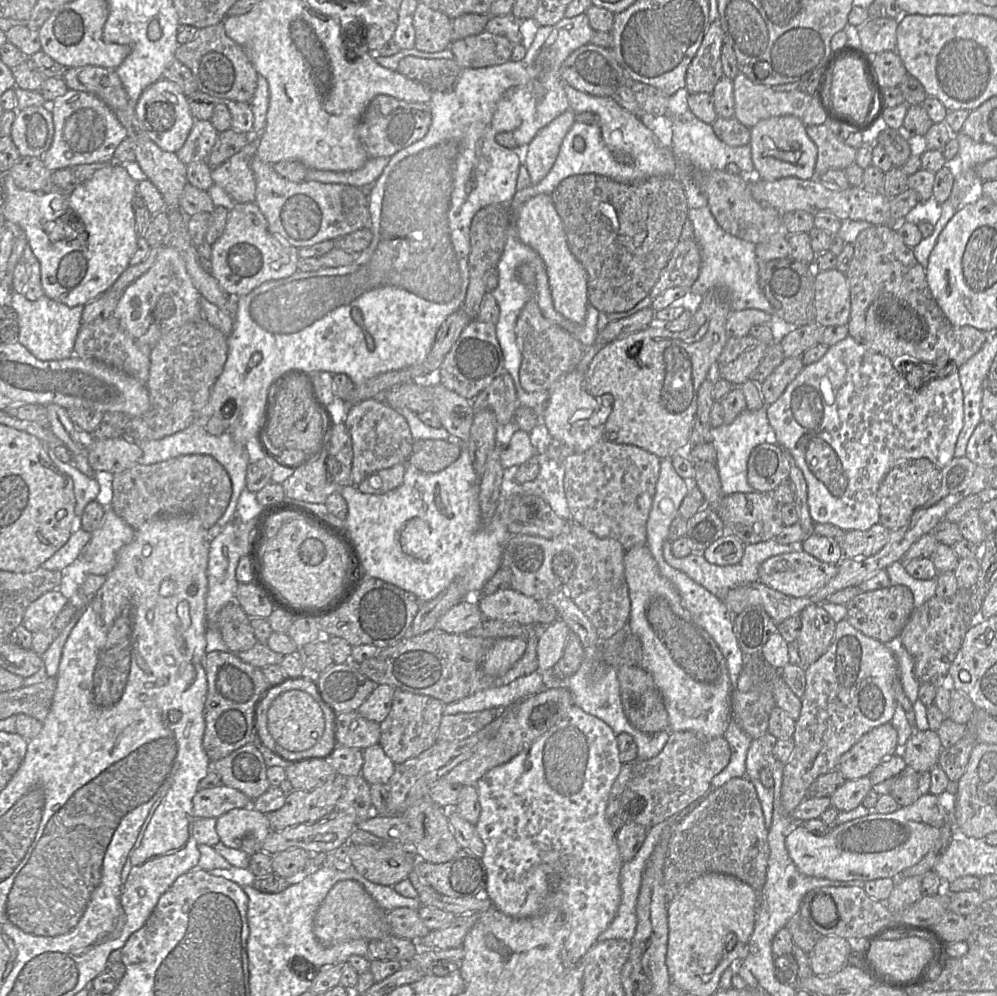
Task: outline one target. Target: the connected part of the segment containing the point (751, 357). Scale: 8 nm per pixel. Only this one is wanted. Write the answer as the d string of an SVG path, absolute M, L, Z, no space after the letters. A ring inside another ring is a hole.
M749 335L728 338L717 359L719 376L733 385L743 384L759 366L767 347Z

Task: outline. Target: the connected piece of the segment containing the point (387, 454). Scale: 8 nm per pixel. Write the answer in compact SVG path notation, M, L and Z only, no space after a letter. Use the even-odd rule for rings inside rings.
M372 398L353 404L346 413L342 412L342 421L352 438L352 480L355 486L379 470L407 463L414 444L409 424L404 416L385 402Z

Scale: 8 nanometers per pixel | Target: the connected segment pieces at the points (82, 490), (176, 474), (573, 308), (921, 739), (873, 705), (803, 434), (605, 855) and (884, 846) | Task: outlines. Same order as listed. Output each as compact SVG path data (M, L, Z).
M46 446L46 451L51 458L51 460L55 463L55 465L68 474L74 484L74 493L76 497L76 507L75 513L77 518L79 519L84 511L84 508L91 501L96 500L99 491L100 484L93 477L88 477L79 469L77 469L74 465L70 465L69 463L62 462L55 454L54 451Z
M188 454L151 465L136 464L113 474L112 508L135 531L155 518L166 516L192 516L198 518L207 531L226 511L232 496L232 482L225 467L206 454Z
M538 194L527 200L513 219L520 240L539 253L543 259L555 310L567 320L582 324L588 302L587 274L570 251L563 222L556 211L550 194Z
M915 730L899 753L909 770L917 773L930 771L938 766L938 758L943 747L936 732Z
M847 619L836 623L835 634L827 651L805 668L806 688L801 697L801 711L792 735L794 749L784 764L781 803L790 816L793 809L807 798L807 790L820 775L835 770L840 757L872 728L890 723L897 702L893 684L898 679L898 663L893 652L874 638L854 628Z
M848 335L835 345L829 346L828 351L820 360L804 366L803 370L787 386L783 394L773 404L767 407L767 418L771 426L771 435L774 439L774 443L792 455L807 482L809 513L815 523L830 523L844 531L868 530L873 525L880 523L878 501L879 485L886 474L895 465L904 460L926 458L936 467L942 469L954 458L956 441L964 423L963 392L959 375L954 365L952 365L951 362L935 364L921 363L918 365L910 363L910 365L904 369L896 365L896 362L900 359L903 358L900 357L891 361L889 358L859 344Z
M571 705L568 708L568 710L565 712L565 714L546 733L544 733L542 736L536 739L532 744L524 748L519 754L517 754L507 763L496 766L492 768L491 770L489 770L488 772L486 772L475 784L475 787L478 793L480 807L481 807L479 819L477 823L475 824L475 828L476 828L477 834L479 835L480 839L482 840L484 844L484 854L482 856L482 861L487 870L487 882L486 882L485 895L491 900L492 905L495 908L500 910L502 913L510 917L514 917L514 918L529 918L529 917L533 917L540 914L544 910L544 905L545 905L546 900L551 897L553 899L553 903L561 911L563 915L563 919L564 919L565 937L564 937L564 944L563 944L563 949L562 949L562 959L567 967L572 967L578 964L582 956L598 941L600 934L603 933L608 928L608 926L614 919L617 913L619 904L621 902L622 893L621 893L621 887L620 887L620 870L624 862L621 858L620 851L616 842L616 832L613 830L606 816L606 808L607 808L608 797L609 797L612 785L617 779L622 767L623 767L623 763L621 762L620 756L619 756L617 735L613 732L611 727L608 726L601 719L584 712L578 706Z
M922 794L912 805L889 814L870 813L838 826L824 836L814 835L799 823L785 839L788 854L797 870L806 876L837 881L870 881L893 878L917 864L933 849L945 849L941 832L947 811L934 794Z

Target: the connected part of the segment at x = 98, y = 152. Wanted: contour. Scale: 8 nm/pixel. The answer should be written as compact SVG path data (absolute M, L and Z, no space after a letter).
M68 89L51 103L54 137L50 148L40 157L50 171L80 164L113 162L118 145L127 138L127 131L115 113L95 95Z

